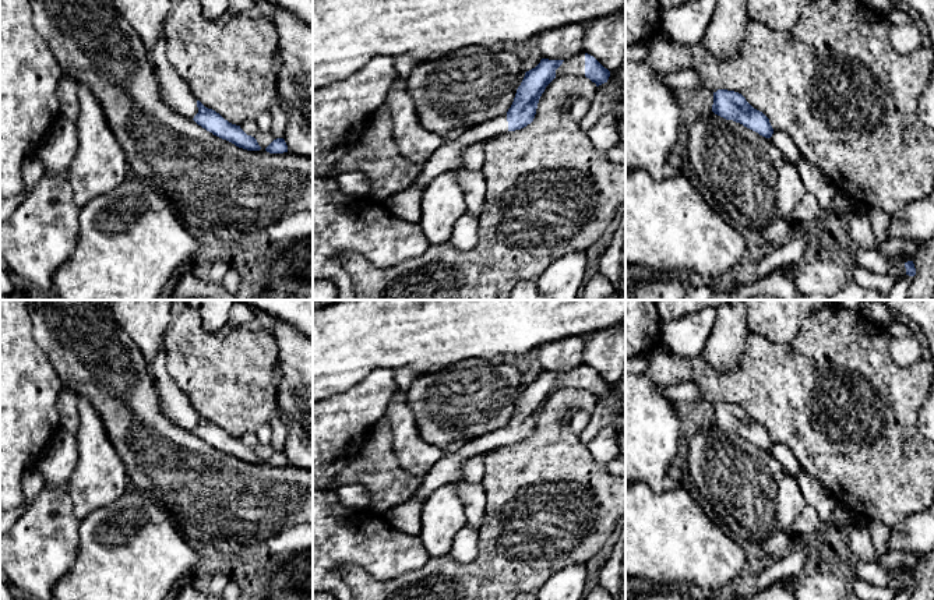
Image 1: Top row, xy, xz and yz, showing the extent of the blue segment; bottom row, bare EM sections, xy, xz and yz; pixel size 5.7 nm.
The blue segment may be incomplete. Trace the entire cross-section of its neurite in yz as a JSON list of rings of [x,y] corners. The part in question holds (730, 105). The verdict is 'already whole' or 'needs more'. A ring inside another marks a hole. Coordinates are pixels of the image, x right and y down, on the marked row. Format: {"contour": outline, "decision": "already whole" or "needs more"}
{"contour": [[[727,89],[713,92],[712,112],[726,120],[740,123],[765,138],[771,138],[773,134],[769,119],[754,109],[739,92]]], "decision": "already whole"}

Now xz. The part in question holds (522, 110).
{"contour": [[[585,52],[568,60],[542,59],[535,68],[525,73],[508,112],[486,121],[484,124],[466,130],[457,141],[447,141],[447,144],[437,149],[422,166],[422,173],[416,179],[415,186],[424,188],[443,172],[462,167],[464,152],[470,145],[497,134],[521,130],[531,124],[535,119],[539,99],[546,87],[554,78],[561,78],[564,75],[582,75],[599,87],[607,82],[610,71],[593,56]]], "decision": "needs more"}

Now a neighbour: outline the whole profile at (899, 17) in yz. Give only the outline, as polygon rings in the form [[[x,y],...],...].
[[[899,7],[892,8],[887,17],[889,22],[895,25],[903,27],[912,24],[912,14]]]

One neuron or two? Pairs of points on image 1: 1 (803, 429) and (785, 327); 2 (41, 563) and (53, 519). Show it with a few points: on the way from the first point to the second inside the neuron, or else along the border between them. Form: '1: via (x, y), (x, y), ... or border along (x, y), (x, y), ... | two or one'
1: border along (807, 316), (788, 342), (771, 342), (755, 334) | two
2: via (41, 551), (48, 530) | one

